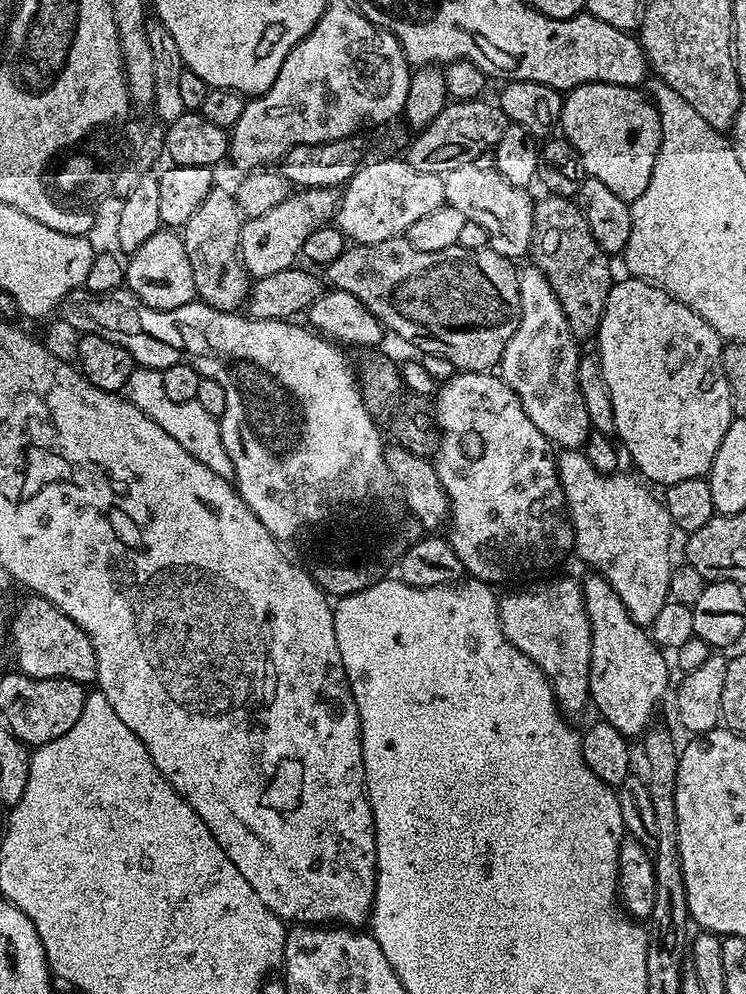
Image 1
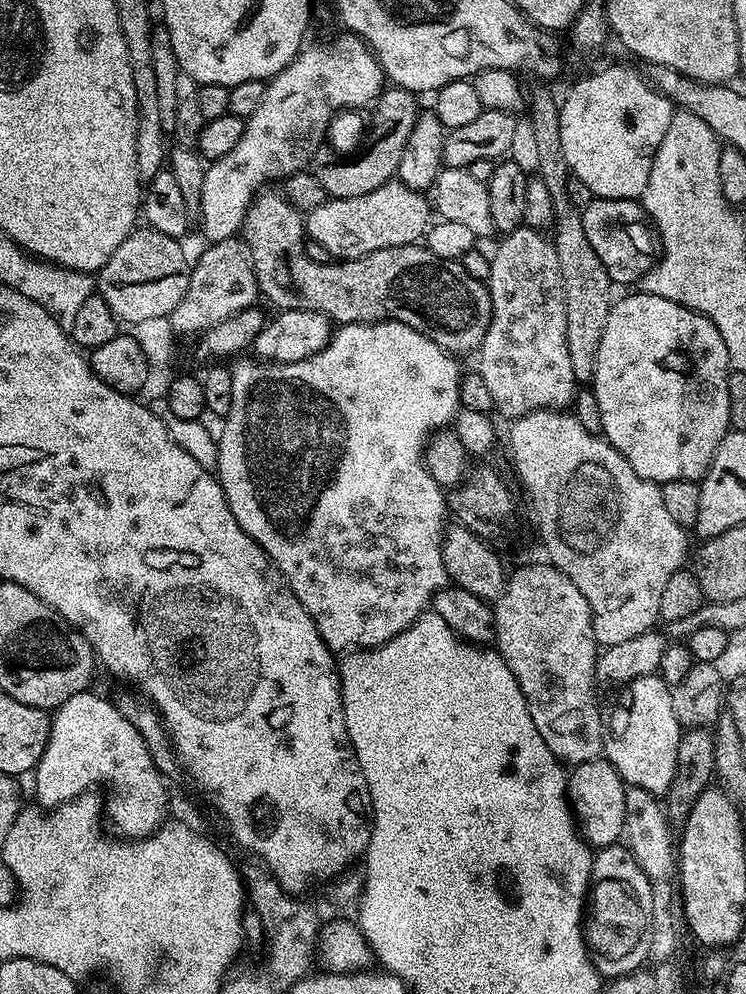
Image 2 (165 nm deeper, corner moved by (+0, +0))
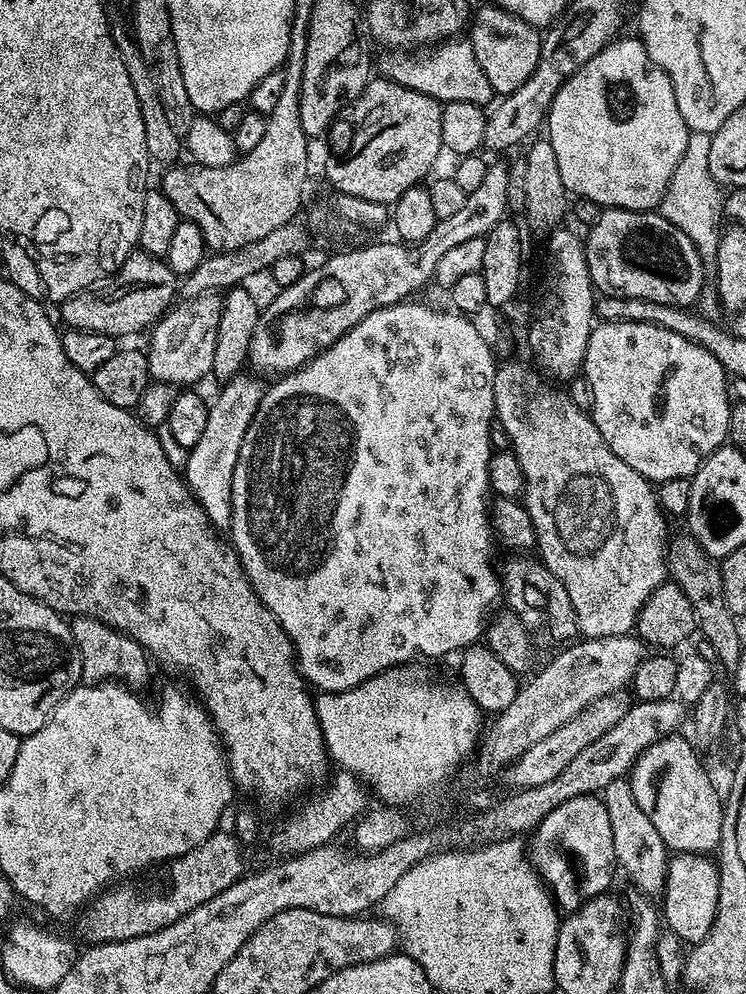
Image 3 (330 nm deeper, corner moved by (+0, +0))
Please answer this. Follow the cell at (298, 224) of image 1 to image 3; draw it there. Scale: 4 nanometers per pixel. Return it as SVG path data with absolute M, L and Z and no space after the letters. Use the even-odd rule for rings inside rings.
M217 293L181 299L164 313L151 329L152 341L146 347L148 374L153 381L177 386L196 386L214 366L214 345L218 342L218 318L222 318L223 299Z

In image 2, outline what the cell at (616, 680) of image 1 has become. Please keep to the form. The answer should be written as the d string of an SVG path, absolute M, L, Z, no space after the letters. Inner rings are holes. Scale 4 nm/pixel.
M658 674L630 681L620 696L620 705L607 717L603 733L603 755L618 770L625 785L641 787L650 795L663 797L674 782L678 762L678 742L682 725L674 714L672 688Z

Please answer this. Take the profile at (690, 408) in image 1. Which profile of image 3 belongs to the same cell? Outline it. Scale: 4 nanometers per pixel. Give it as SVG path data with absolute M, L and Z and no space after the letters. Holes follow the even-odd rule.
M613 318L609 324L597 323L586 346L582 375L593 391L590 415L594 426L598 426L598 434L602 434L606 446L610 446L626 466L638 470L638 474L650 482L692 477L700 469L700 463L729 439L729 377L709 350L672 330L619 318Z

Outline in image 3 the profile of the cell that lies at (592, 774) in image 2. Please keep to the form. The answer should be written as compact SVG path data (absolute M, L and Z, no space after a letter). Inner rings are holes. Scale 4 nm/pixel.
M599 795L575 796L562 802L562 806L554 806L534 829L534 836L536 853L531 853L530 859L565 913L575 912L590 898L605 895L611 889L612 871L618 868L614 830L610 830L610 814Z

